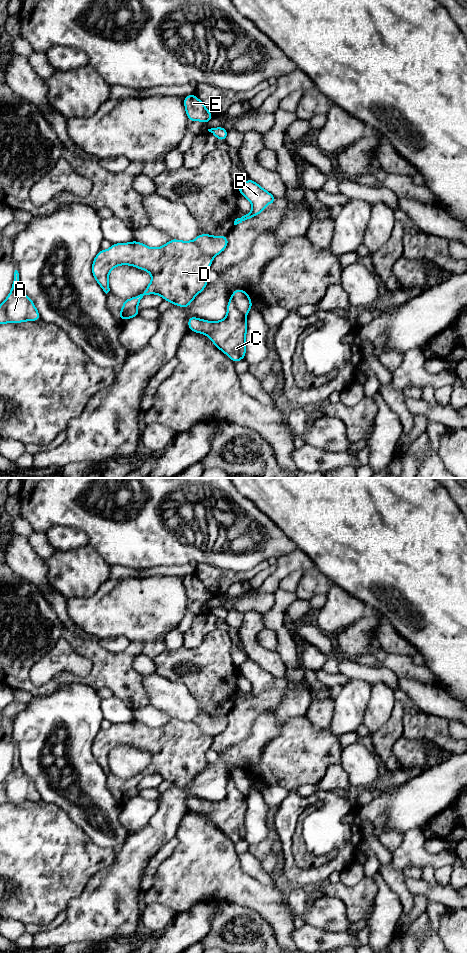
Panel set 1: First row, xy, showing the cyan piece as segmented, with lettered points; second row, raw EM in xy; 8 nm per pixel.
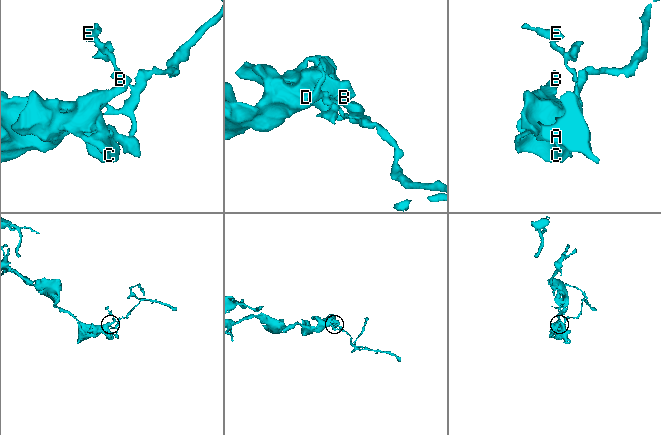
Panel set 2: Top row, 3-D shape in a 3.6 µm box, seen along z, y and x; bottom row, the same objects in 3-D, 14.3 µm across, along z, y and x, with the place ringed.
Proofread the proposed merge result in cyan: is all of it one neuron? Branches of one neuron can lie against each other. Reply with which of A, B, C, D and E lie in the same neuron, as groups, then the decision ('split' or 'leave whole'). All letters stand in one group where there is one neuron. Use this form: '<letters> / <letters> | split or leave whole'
A B C D / E | split

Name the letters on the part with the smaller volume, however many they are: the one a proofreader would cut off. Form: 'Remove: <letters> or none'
Remove: E

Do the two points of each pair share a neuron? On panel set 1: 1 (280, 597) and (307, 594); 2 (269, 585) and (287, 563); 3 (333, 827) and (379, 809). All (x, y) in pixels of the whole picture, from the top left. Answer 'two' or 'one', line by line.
1: two
2: one
3: two

